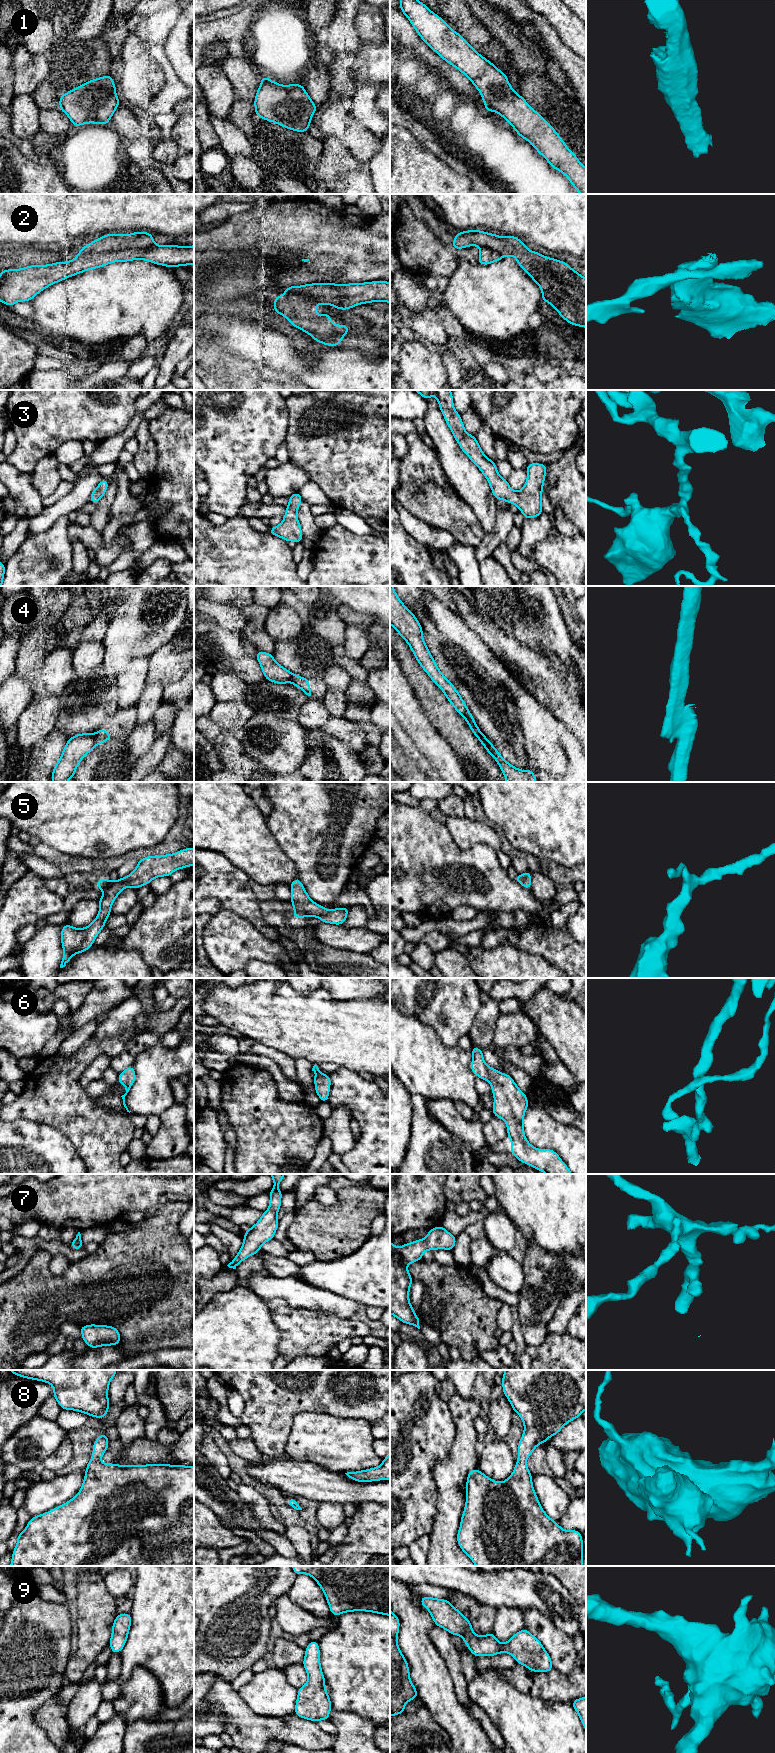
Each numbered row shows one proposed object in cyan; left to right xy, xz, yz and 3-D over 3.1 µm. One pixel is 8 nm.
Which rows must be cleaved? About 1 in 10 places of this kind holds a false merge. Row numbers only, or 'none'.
2, 4

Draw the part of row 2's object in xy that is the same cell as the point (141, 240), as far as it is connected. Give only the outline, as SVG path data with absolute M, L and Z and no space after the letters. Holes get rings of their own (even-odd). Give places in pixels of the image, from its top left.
M134 232L127 235L106 234L79 249L78 252L79 254L84 254L101 253L127 248L145 249L152 245L154 245L154 239L152 233L149 232Z

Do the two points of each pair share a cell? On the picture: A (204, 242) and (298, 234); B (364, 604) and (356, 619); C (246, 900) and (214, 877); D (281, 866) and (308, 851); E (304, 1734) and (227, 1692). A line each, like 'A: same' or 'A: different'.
A: same
B: different
C: same
D: different
E: same

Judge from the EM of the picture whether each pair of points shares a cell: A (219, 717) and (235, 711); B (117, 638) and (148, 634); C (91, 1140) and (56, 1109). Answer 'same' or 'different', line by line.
A: same
B: same
C: same

